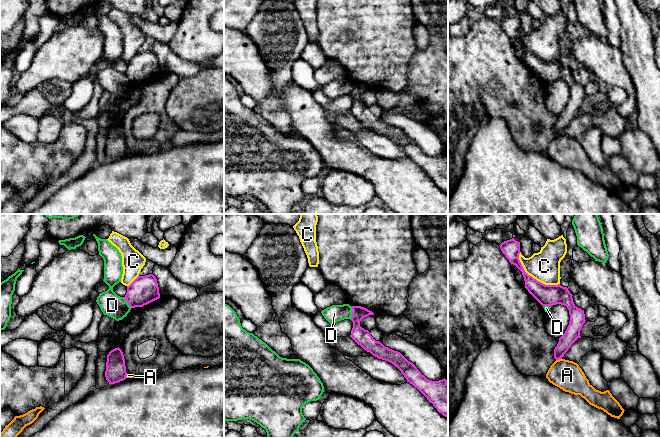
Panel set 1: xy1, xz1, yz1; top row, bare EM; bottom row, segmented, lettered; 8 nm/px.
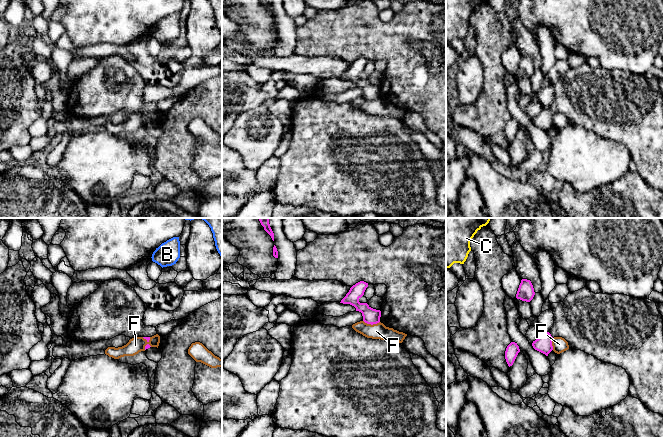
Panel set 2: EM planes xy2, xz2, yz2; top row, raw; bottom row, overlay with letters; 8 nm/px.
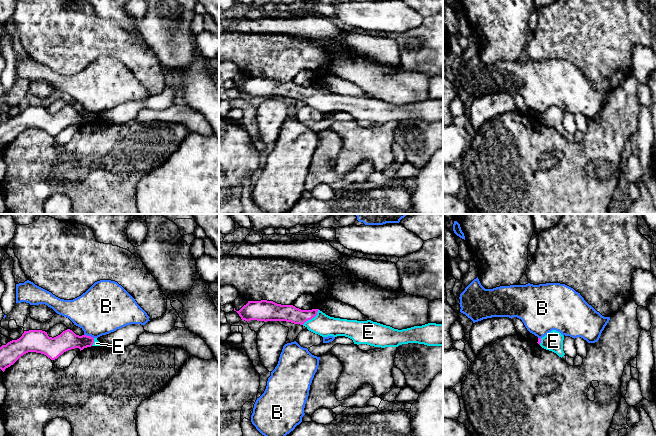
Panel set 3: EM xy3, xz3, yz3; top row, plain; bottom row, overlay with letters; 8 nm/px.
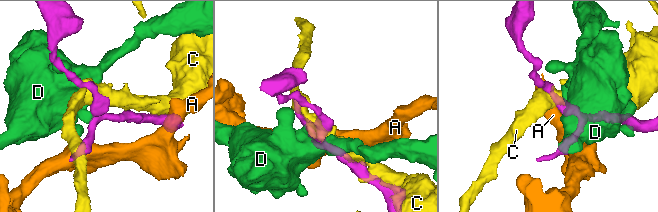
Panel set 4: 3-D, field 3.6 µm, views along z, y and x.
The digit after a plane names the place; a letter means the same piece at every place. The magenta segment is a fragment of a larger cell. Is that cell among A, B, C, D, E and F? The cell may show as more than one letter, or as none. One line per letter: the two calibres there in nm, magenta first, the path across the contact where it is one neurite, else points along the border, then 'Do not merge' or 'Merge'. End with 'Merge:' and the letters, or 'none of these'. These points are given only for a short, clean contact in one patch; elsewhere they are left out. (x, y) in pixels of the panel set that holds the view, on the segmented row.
A: Thickness 120 nm (magenta) against 240 nm. Boundary: yz1 (561, 358), (556, 360). Do not merge
B: Thickness 160 nm (magenta) against 400 nm. Boundary: xy3 (84, 334), (90, 335), (93, 338). Do not merge
C: Thickness 180 nm (magenta) against 260 nm. Do not merge
D: Thickness 140 nm (magenta) against 140 nm. Boundary: xz1 (350, 306), (352, 310), (351, 319). Do not merge
E: Thickness 140 nm (magenta) against 170 nm. Path across: xz3 (289, 313), (311, 318), (322, 324). Merge
F: Thickness 130 nm (magenta) against 130 nm. Boundary: xz2 (363, 320), (369, 324), (379, 322). Do not merge
Merge: E

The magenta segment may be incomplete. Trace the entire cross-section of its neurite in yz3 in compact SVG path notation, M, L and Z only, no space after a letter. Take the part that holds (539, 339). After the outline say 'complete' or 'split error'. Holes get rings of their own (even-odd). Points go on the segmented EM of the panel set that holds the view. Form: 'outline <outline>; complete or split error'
outline M552 330L544 337L538 338L537 343L542 348L552 351L562 358L565 355L563 351L563 340L564 336L560 332Z; split error

